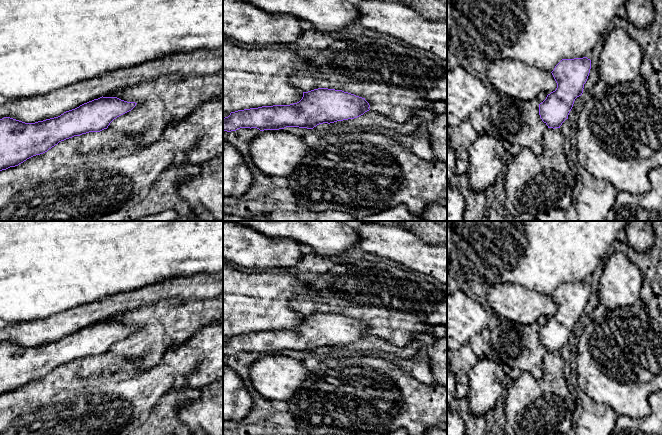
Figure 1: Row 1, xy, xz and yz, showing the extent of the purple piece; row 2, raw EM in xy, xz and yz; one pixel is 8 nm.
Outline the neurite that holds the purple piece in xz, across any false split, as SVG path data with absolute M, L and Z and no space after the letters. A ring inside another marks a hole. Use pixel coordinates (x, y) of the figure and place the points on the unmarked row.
M318 312L303 316L302 323L290 329L273 329L231 336L223 342L223 354L240 352L279 354L286 351L313 353L319 348L354 343L369 335L365 322L342 314Z

